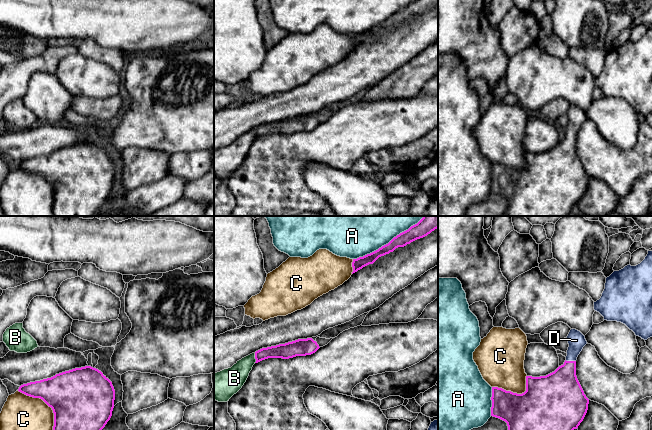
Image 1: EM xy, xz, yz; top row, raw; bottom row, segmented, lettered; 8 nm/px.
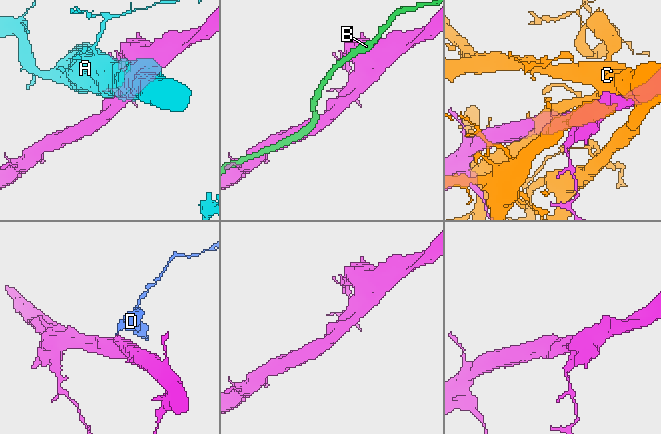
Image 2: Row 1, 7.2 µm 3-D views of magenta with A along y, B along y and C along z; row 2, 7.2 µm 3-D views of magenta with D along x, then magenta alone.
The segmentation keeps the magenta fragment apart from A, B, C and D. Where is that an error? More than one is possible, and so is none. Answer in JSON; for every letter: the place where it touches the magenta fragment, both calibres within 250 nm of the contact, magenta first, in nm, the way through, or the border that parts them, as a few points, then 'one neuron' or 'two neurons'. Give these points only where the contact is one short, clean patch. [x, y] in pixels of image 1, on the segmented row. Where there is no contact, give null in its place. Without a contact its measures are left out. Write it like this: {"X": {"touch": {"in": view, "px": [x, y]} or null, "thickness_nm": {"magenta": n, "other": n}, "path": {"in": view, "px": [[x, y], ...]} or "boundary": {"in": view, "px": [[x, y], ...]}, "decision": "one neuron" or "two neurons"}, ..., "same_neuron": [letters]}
{"A": {"touch": {"in": "xz", "px": [389, 242]}, "thickness_nm": {"magenta": 120, "other": 500}, "decision": "two neurons"}, "B": {"touch": {"in": "xz", "px": [255, 358]}, "thickness_nm": {"magenta": 130, "other": 190}, "decision": "two neurons"}, "C": {"touch": {"in": "xy", "px": [45, 402]}, "thickness_nm": {"magenta": 420, "other": 280}, "decision": "two neurons"}, "D": {"touch": {"in": "yz", "px": [570, 361]}, "thickness_nm": {"magenta": 320, "other": 140}, "path": {"in": "yz", "px": [[560, 390], [570, 361], [576, 340]]}, "decision": "one neuron"}, "same_neuron": ["D"]}

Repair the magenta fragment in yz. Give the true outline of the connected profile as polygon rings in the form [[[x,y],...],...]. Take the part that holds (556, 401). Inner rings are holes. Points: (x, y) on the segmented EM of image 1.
[[[571,329],[568,336],[566,360],[554,372],[540,377],[526,376],[526,391],[522,394],[492,387],[491,416],[507,423],[508,430],[574,430],[583,421],[589,399],[576,376],[576,360],[587,344],[585,336]]]

